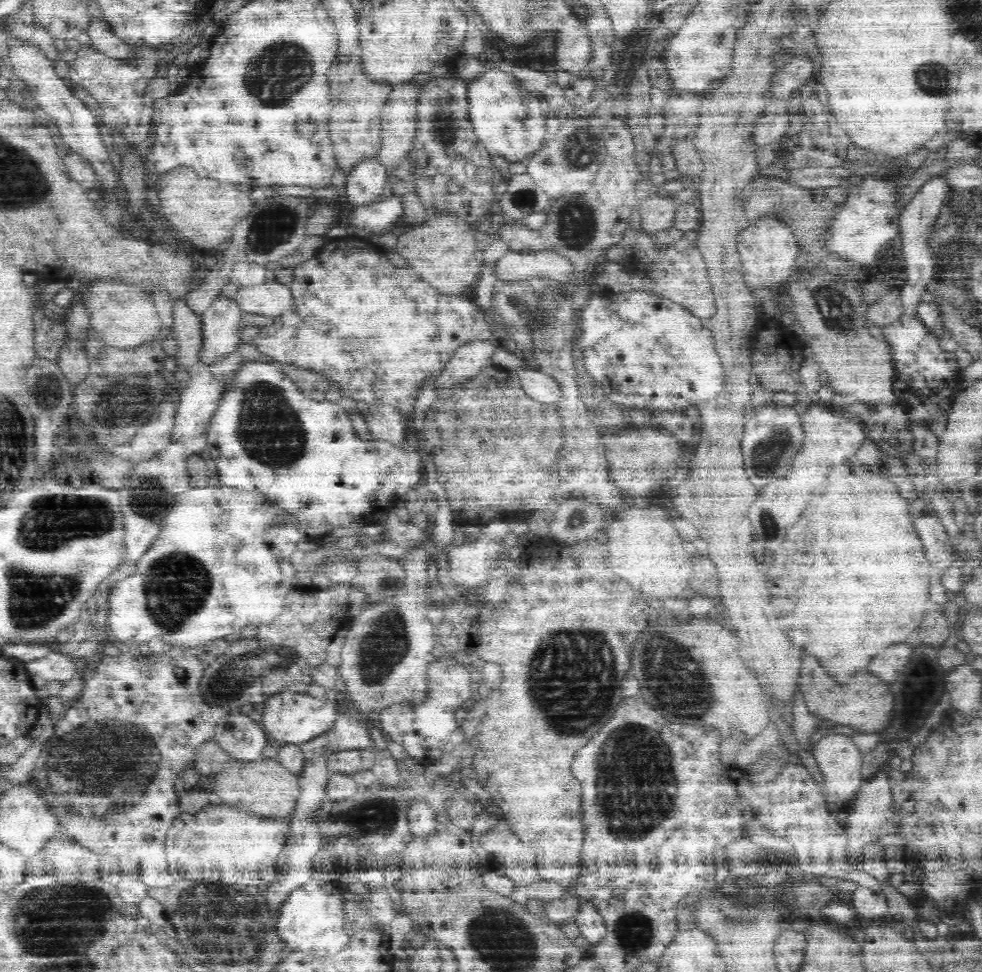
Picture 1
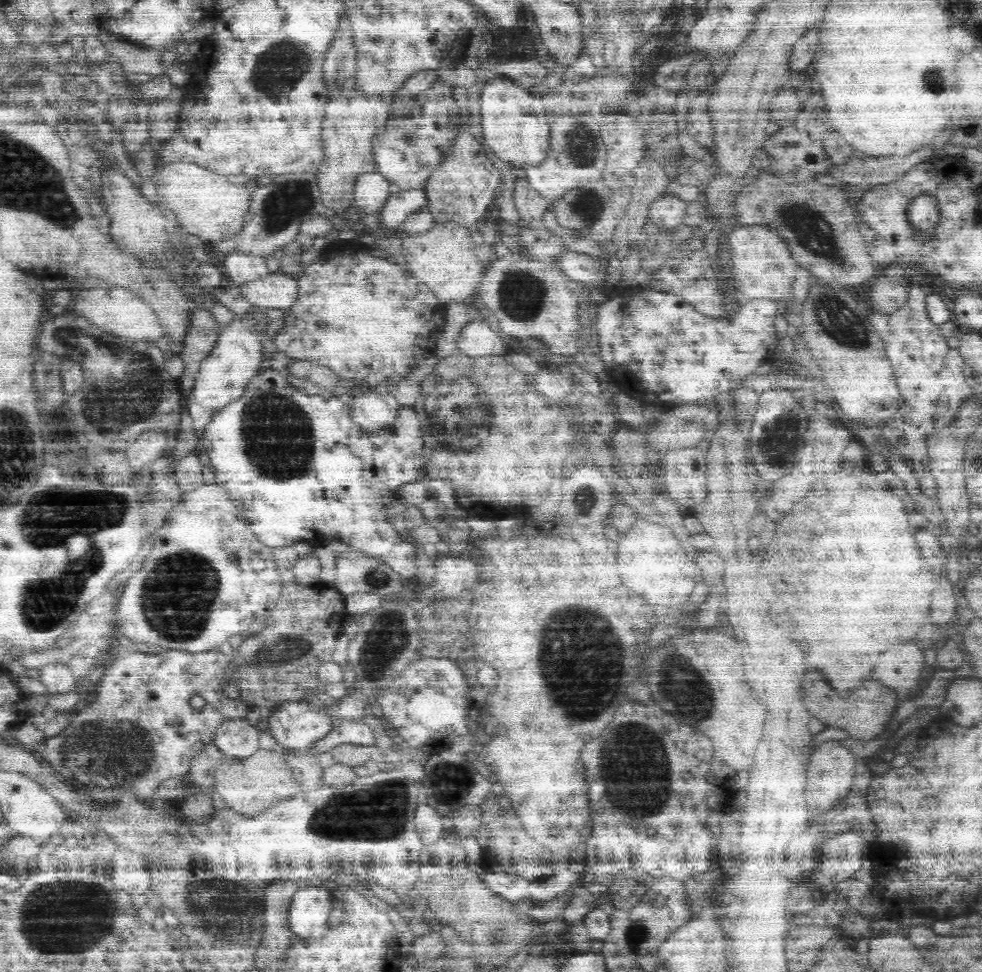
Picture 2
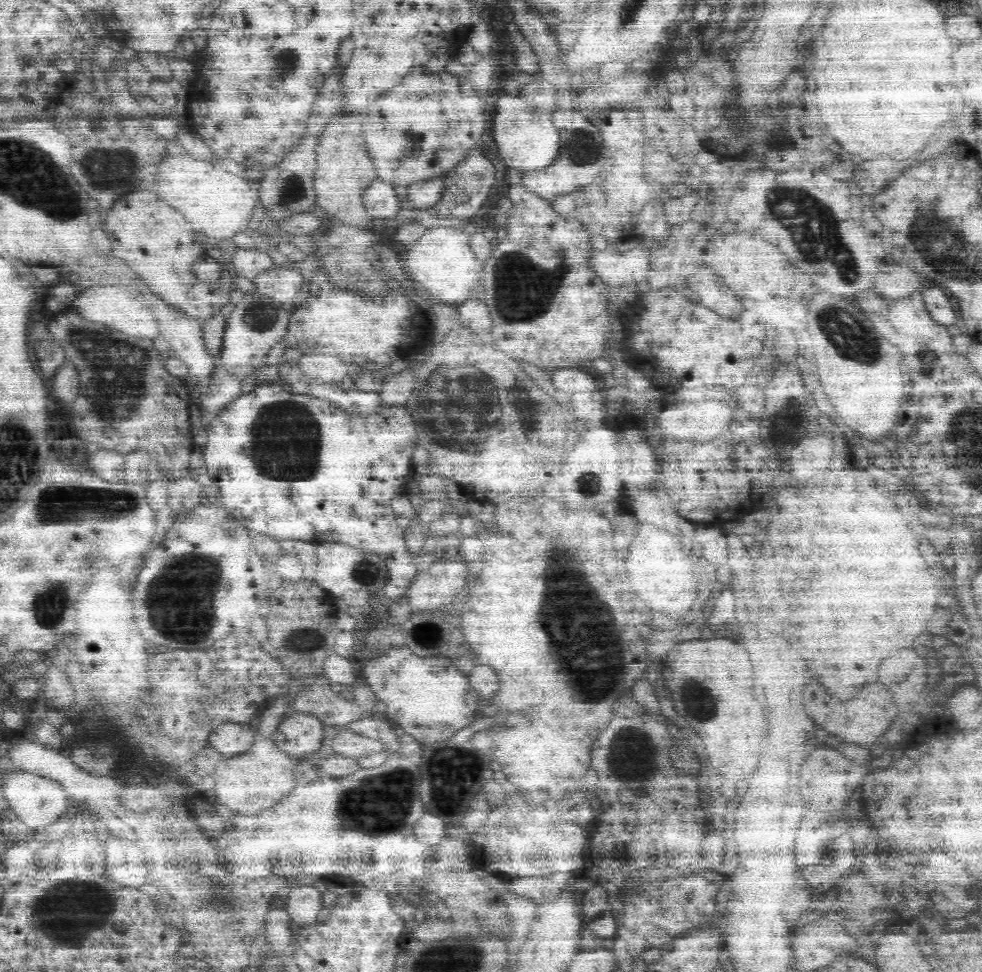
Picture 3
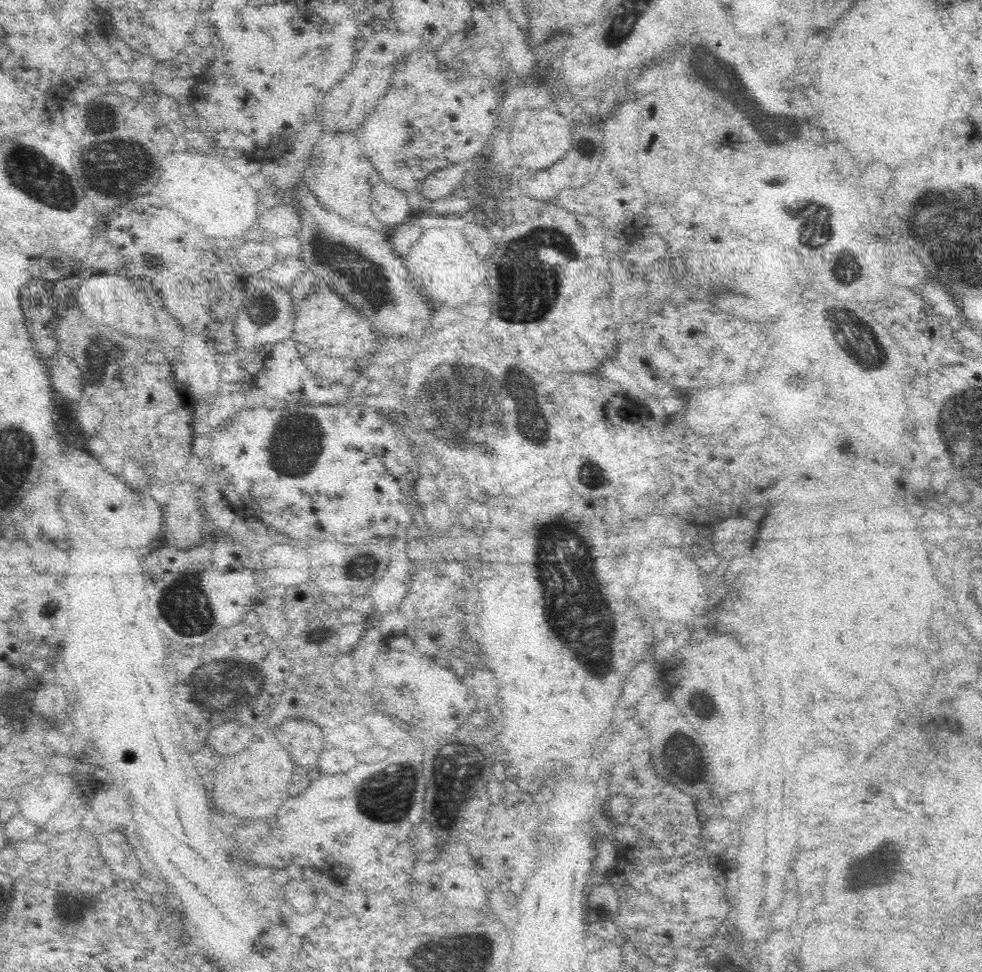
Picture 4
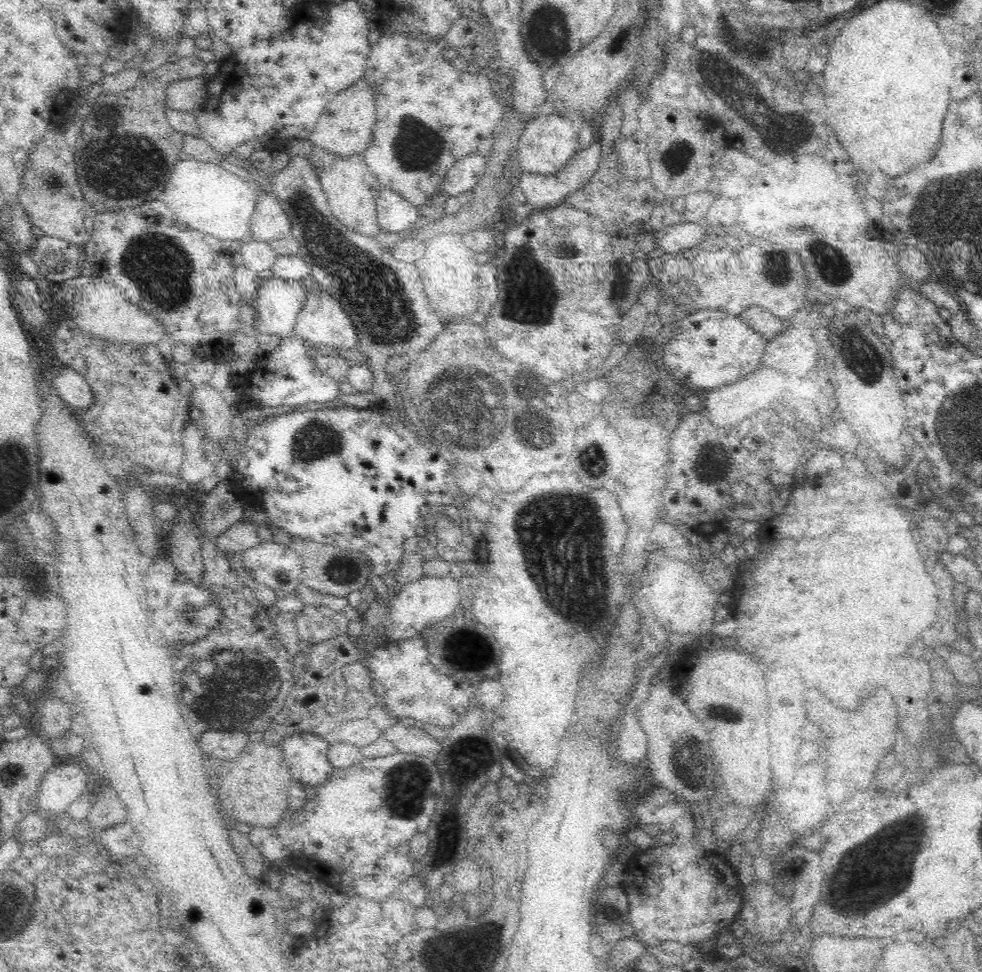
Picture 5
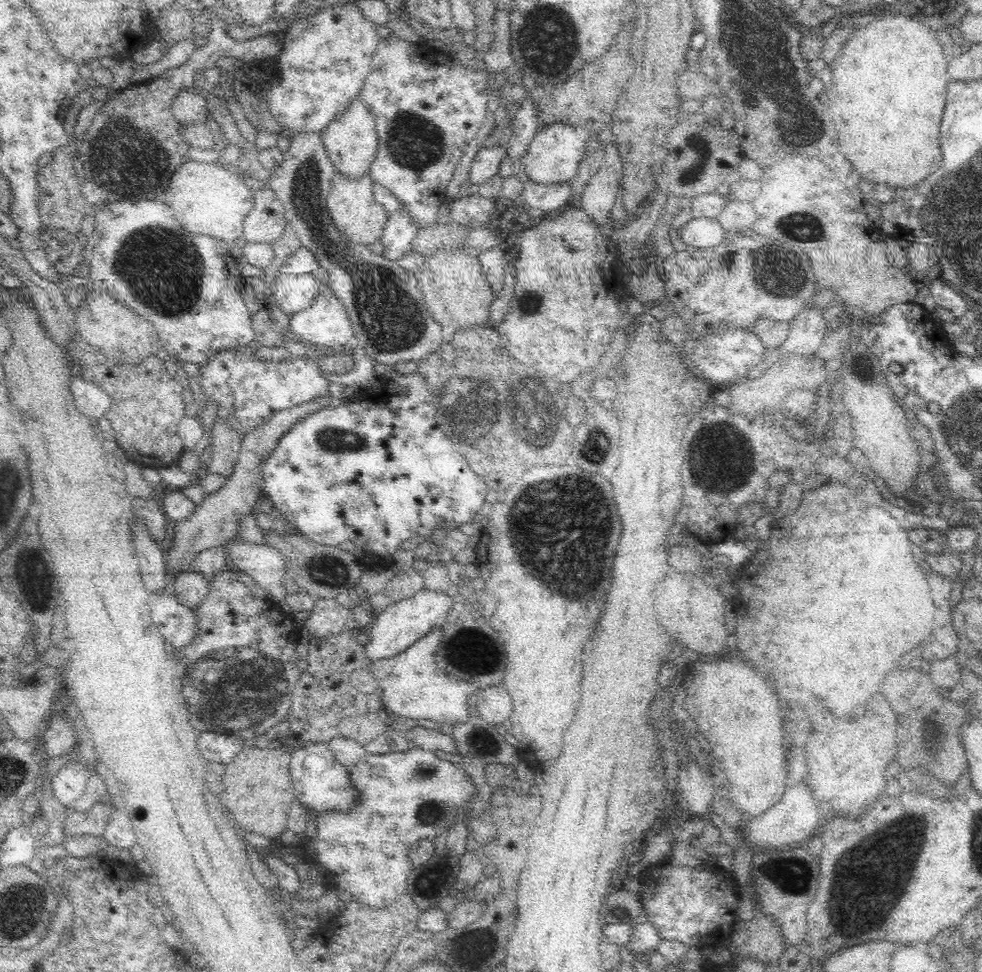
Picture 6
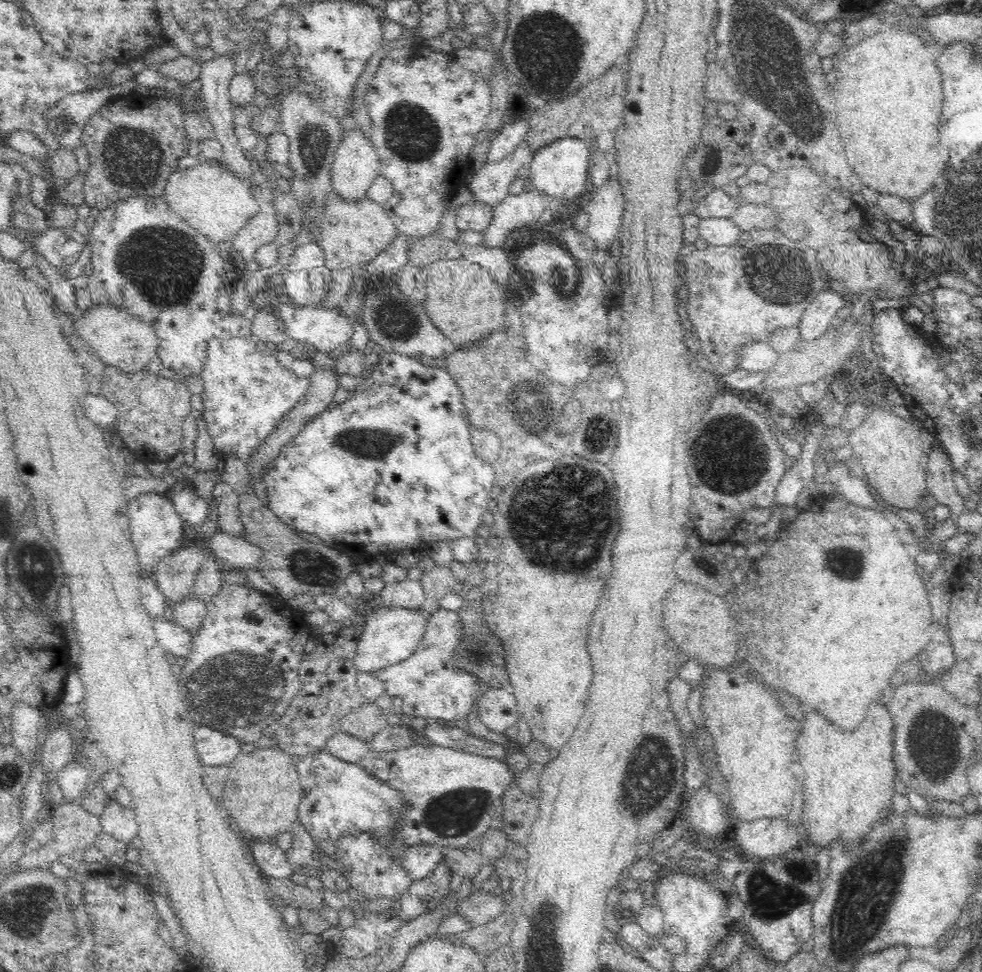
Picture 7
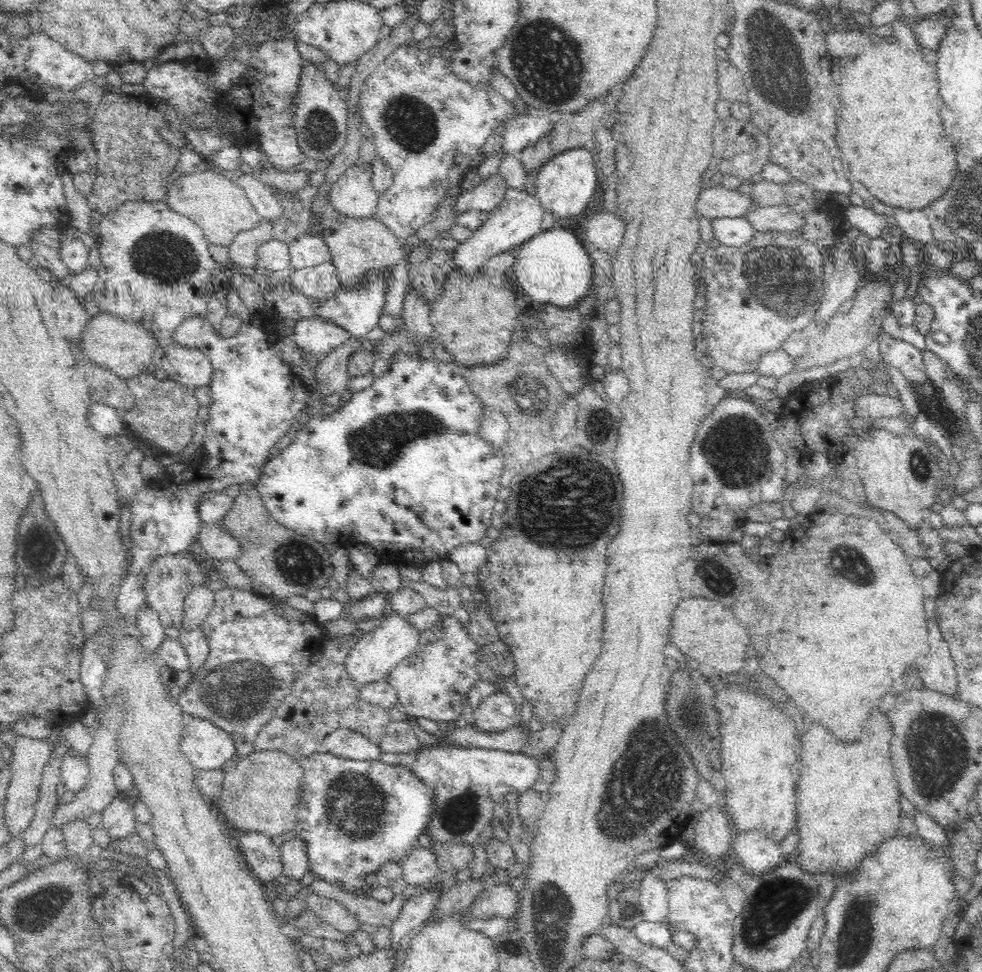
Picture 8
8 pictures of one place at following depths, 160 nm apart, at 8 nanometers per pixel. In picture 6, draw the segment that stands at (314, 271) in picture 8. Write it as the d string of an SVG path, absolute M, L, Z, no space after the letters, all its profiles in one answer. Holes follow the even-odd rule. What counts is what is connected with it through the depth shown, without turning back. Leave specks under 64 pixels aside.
M312 273L279 274L273 297L281 310L291 317L292 314L308 308L314 302L315 296L324 288L326 288L325 283L319 283Z

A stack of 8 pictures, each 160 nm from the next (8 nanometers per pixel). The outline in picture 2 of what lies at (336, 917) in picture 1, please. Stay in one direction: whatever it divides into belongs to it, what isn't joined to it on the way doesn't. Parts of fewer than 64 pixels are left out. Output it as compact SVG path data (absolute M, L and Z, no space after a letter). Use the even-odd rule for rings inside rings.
M308 886L294 894L290 906L290 926L296 934L304 938L318 938L326 932L326 920L330 914L330 904L336 894L320 888Z

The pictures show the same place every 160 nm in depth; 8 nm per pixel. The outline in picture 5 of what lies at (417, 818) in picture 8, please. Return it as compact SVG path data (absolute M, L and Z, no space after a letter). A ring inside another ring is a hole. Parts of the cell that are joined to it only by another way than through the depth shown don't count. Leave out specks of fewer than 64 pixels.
M298 733L287 736L278 744L289 764L293 780L310 792L321 785L335 769L327 759L330 743L331 739Z

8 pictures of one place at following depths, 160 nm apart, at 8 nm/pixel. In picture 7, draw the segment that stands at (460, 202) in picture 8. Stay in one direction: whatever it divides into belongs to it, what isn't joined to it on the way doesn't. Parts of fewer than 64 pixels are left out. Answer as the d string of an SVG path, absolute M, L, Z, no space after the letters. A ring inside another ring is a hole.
M522 141L506 158L499 162L484 164L484 167L473 174L469 186L473 199L493 207L509 195L509 186L517 177L518 170L530 162L530 145Z

